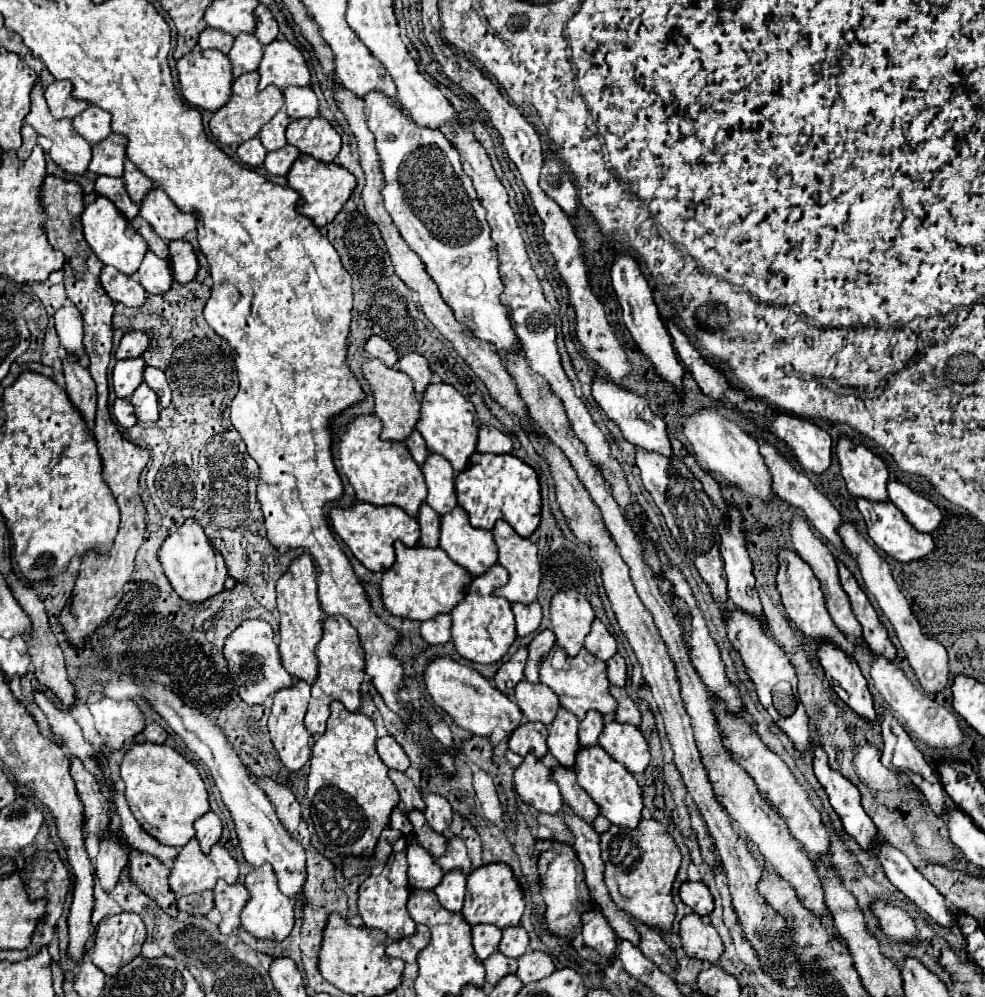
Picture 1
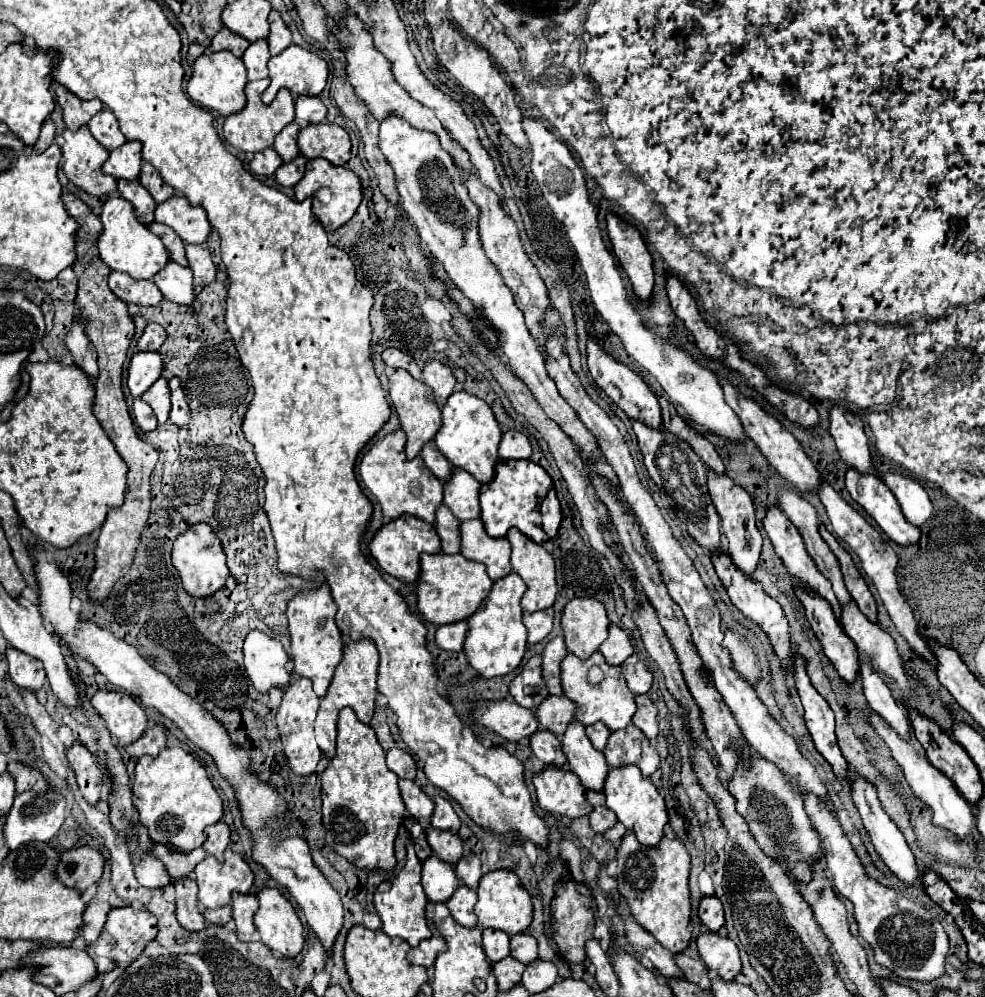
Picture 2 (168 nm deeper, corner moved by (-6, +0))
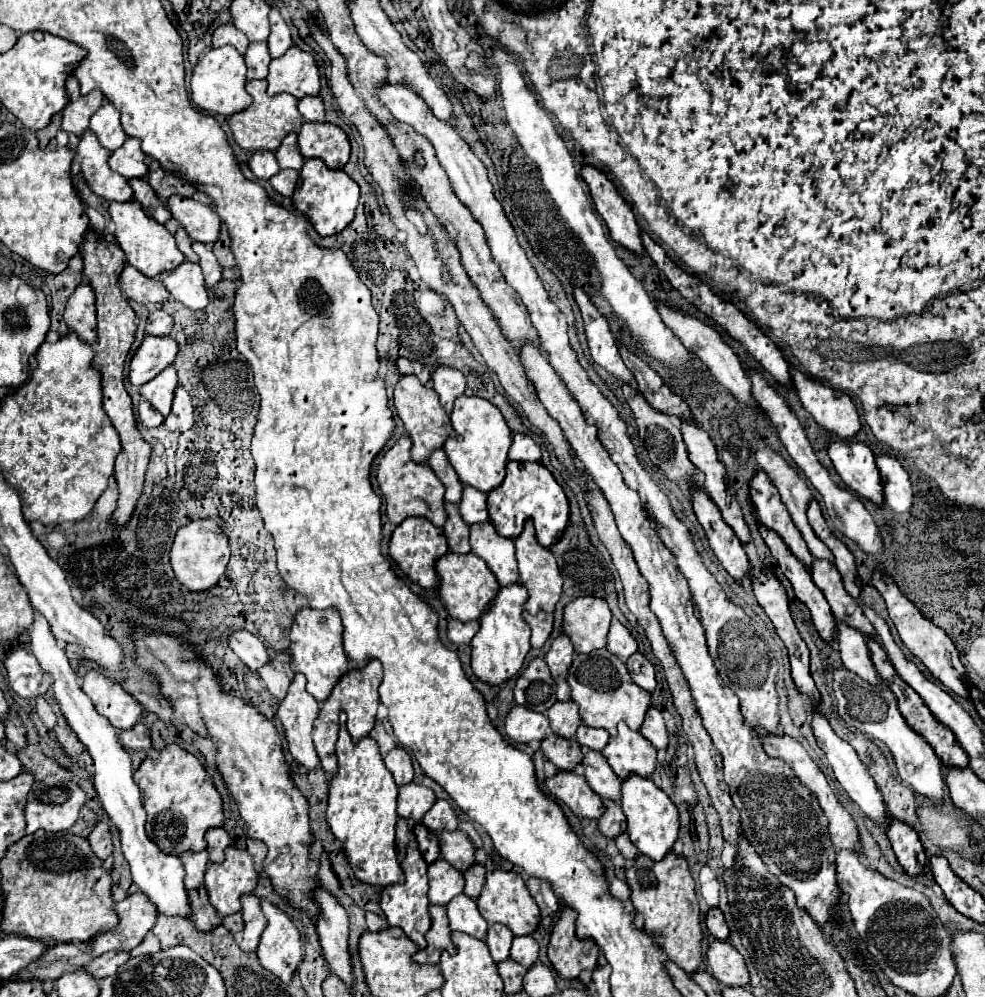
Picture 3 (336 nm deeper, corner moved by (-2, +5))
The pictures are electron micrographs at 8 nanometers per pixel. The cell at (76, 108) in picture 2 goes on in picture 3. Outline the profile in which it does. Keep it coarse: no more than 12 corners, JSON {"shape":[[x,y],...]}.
{"shape":[[67,77],[69,103],[63,131],[81,137],[103,93],[81,95],[75,77]]}

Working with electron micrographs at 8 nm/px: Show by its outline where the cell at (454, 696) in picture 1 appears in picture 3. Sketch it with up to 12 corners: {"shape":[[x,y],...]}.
{"shape":[[515,705],[505,733],[517,743],[549,733],[543,713]]}

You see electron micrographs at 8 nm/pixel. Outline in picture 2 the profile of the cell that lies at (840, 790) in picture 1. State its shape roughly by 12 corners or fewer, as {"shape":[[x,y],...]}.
{"shape":[[793,658],[795,690],[815,748],[845,778],[849,766],[835,740],[833,710]]}

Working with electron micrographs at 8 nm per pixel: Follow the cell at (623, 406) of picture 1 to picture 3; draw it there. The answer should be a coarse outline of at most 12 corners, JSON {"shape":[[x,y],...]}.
{"shape":[[581,289],[591,359],[623,385],[635,385],[619,355],[605,317]]}

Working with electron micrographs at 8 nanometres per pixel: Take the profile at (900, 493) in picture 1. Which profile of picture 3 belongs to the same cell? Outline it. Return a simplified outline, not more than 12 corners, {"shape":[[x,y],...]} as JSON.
{"shape":[[877,457],[885,505],[905,513],[913,505],[913,483],[903,465]]}

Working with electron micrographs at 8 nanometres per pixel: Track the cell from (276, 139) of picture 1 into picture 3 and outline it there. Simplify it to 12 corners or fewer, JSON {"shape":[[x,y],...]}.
{"shape":[[297,133],[283,137],[275,157],[281,169],[303,167]]}

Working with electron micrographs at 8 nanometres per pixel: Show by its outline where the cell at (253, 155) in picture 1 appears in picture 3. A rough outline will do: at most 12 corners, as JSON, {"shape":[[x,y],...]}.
{"shape":[[259,149],[249,167],[259,179],[279,171],[273,151]]}

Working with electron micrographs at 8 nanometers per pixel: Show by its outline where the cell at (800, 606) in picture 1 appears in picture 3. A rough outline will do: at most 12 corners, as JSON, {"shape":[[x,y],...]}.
{"shape":[[759,471],[751,503],[759,523],[775,531],[807,567],[813,557],[777,489]]}

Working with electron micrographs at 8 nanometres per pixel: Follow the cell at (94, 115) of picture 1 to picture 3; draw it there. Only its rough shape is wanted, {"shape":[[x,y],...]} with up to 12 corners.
{"shape":[[111,103],[93,113],[89,129],[109,151],[127,139]]}

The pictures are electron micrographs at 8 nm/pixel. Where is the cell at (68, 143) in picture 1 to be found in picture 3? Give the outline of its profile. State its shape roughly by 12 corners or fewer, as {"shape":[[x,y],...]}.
{"shape":[[89,129],[73,163],[89,189],[107,201],[129,201],[125,177],[107,165],[109,149]]}

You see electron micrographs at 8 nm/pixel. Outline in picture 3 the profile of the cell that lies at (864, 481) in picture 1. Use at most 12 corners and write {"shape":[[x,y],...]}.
{"shape":[[791,377],[803,407],[841,439],[861,429],[849,395],[811,381]]}

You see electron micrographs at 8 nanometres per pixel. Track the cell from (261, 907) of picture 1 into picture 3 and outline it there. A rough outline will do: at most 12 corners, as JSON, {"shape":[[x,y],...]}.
{"shape":[[261,899],[267,927],[257,957],[281,981],[303,959],[293,921]]}

